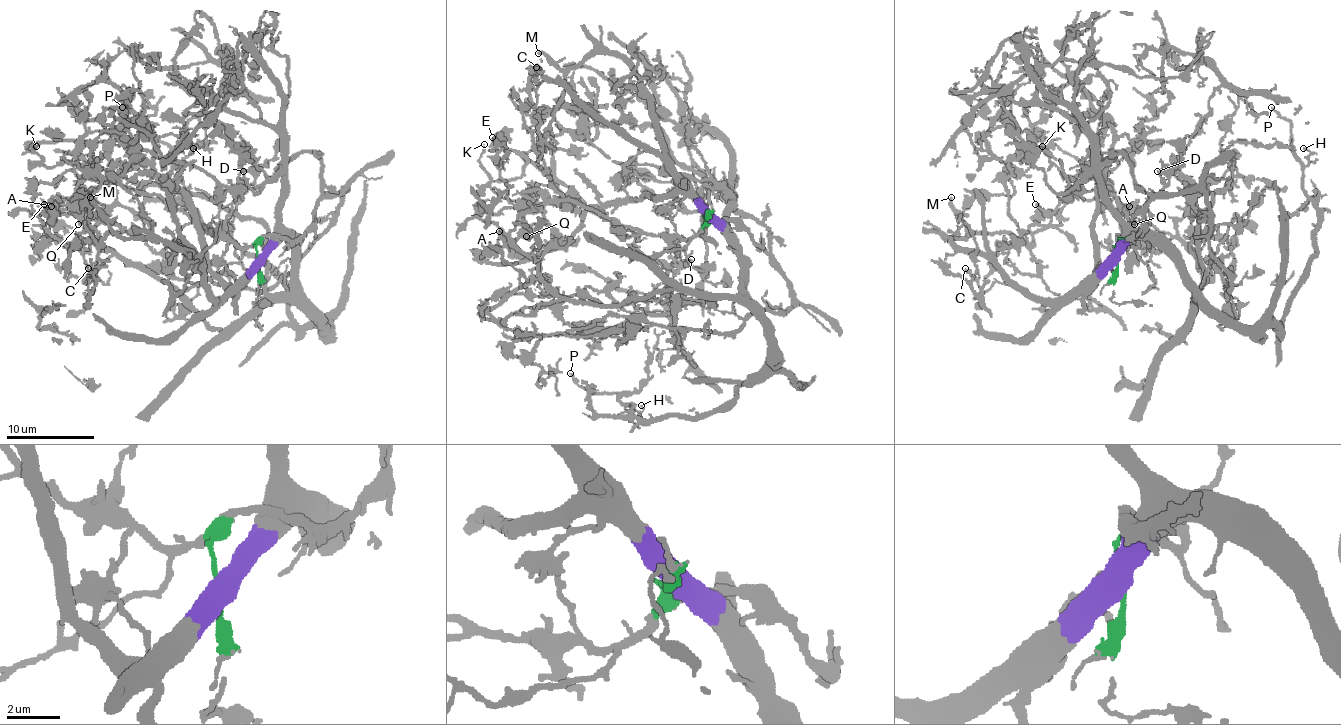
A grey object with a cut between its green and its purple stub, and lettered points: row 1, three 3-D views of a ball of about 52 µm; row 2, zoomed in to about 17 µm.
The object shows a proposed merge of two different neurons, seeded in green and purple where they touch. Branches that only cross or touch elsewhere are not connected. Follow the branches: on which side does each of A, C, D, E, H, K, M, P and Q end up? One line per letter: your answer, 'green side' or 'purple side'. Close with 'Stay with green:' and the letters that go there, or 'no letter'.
A: green side
C: purple side
D: green side
E: green side
H: purple side
K: green side
M: purple side
P: purple side
Q: green side
Stay with green: A, D, E, K, Q

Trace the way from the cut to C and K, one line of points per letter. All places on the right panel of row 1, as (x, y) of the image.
C: (1115, 260), (1091, 273), (1023, 339), (996, 339), (981, 326), (974, 313), (981, 286), (966, 269)
K: (1115, 260), (1117, 245), (1137, 245), (1135, 232), (1126, 210), (1100, 185), (1097, 161), (1089, 166), (1042, 146)

